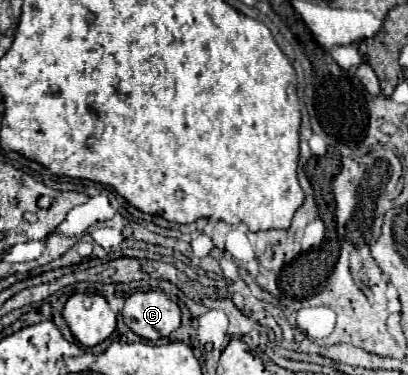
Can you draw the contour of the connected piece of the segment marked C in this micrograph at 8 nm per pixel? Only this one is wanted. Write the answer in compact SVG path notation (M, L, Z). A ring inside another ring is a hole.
M162 290L136 292L126 300L122 318L140 338L158 340L180 326L180 308Z

